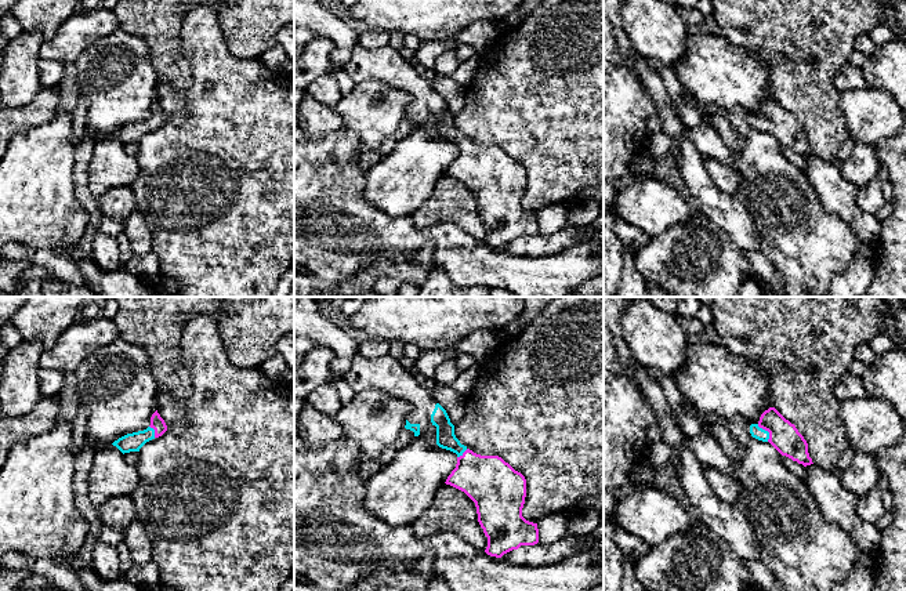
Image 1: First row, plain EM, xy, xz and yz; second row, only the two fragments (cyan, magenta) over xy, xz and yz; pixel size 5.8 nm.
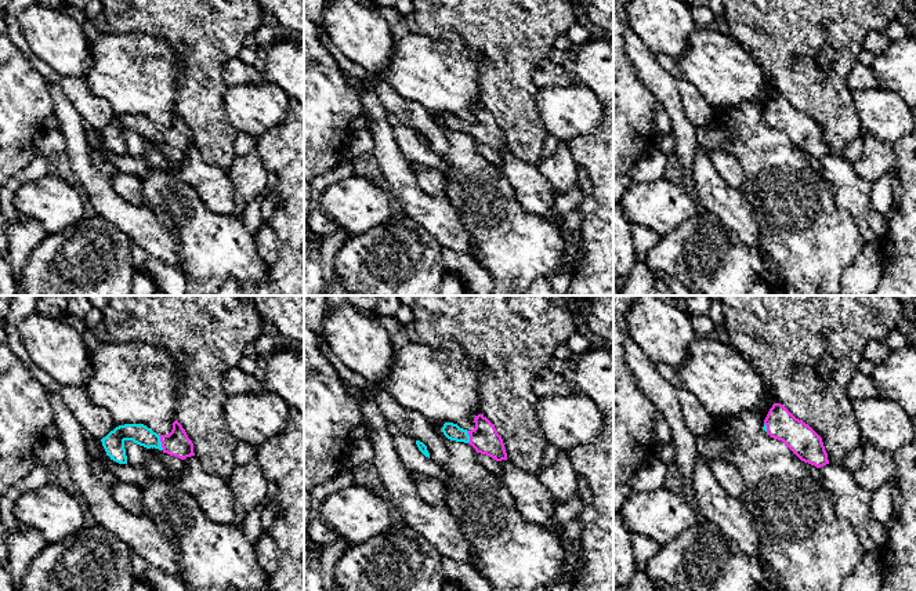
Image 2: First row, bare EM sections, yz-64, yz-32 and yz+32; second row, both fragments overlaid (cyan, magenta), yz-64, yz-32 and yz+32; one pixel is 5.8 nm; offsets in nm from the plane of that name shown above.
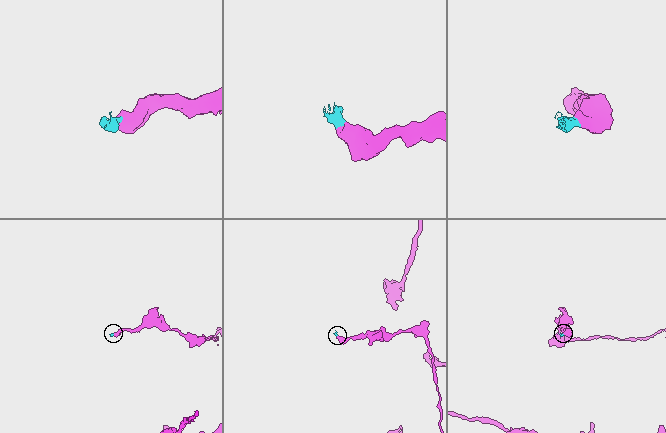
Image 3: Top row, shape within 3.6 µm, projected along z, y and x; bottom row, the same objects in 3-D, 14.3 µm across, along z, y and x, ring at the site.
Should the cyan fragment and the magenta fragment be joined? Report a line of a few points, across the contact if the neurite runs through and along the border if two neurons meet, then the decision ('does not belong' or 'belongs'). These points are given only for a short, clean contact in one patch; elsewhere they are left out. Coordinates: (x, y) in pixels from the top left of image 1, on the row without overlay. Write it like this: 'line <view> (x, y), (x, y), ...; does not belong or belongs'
line yz (757, 123), (767, 122), (778, 122), (783, 126); belongs

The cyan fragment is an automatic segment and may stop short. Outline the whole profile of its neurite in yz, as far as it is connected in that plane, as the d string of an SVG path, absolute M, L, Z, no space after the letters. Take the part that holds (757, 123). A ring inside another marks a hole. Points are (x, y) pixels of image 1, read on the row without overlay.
M775 98L765 101L760 112L750 116L750 124L758 131L769 133L782 146L804 157L813 155L804 127Z

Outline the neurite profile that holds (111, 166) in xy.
M113 135L95 138L93 156L88 164L88 189L99 199L109 189L131 186L139 175L135 156L124 151L124 145Z

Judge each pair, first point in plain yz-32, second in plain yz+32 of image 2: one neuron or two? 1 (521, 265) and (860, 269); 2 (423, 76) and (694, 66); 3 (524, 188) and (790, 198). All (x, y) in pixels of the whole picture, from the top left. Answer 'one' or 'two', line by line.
1: two
2: one
3: two

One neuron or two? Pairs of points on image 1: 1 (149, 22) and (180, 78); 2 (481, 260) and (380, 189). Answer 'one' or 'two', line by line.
1: one
2: two

